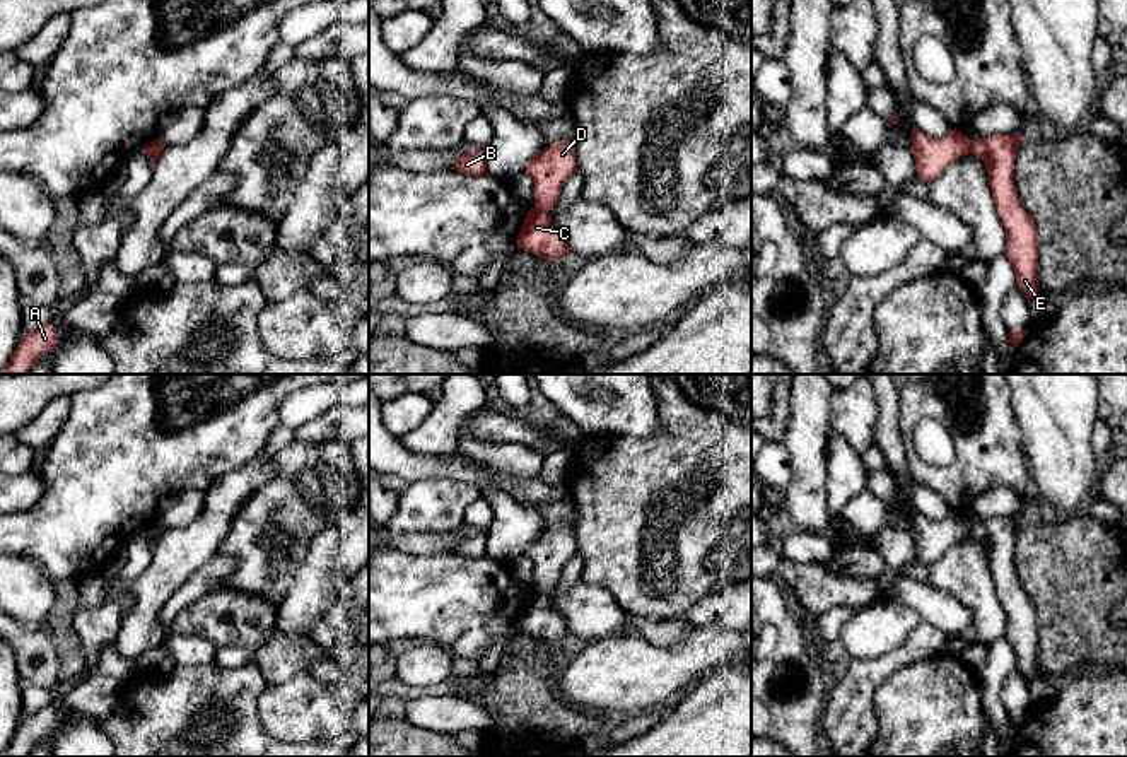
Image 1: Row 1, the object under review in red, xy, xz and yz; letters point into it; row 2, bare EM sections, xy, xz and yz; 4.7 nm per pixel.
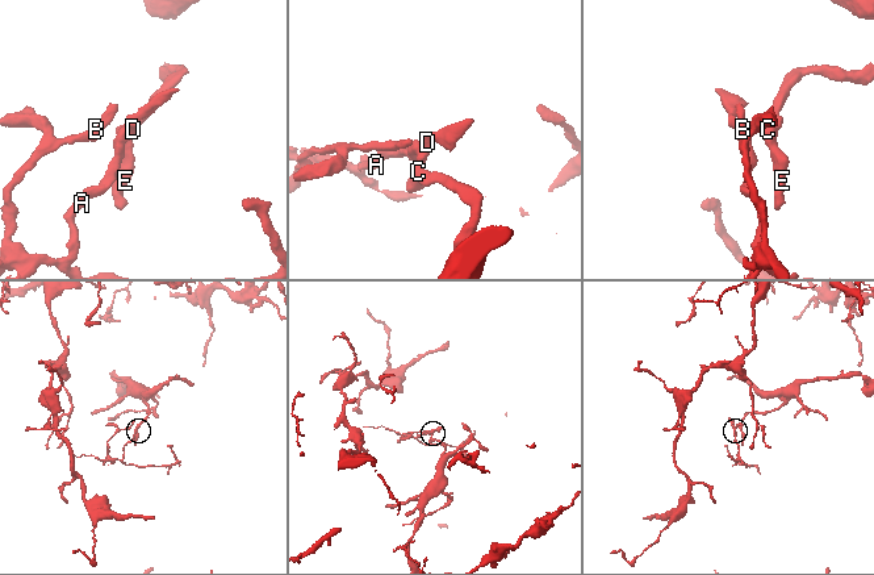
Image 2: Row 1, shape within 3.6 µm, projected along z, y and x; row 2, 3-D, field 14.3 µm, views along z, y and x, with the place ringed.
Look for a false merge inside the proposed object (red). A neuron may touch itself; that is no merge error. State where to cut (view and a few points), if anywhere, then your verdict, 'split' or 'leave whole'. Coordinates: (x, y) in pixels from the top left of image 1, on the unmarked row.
cut in xz along (533, 592), (547, 597); split

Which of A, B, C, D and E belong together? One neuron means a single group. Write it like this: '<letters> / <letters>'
A B D / C E

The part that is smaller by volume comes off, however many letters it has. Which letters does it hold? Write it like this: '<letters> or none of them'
A, B, D

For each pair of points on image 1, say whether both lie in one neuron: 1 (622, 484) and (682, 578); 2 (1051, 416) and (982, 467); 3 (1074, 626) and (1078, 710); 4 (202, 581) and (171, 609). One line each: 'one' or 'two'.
1: one
2: two
3: two
4: one

